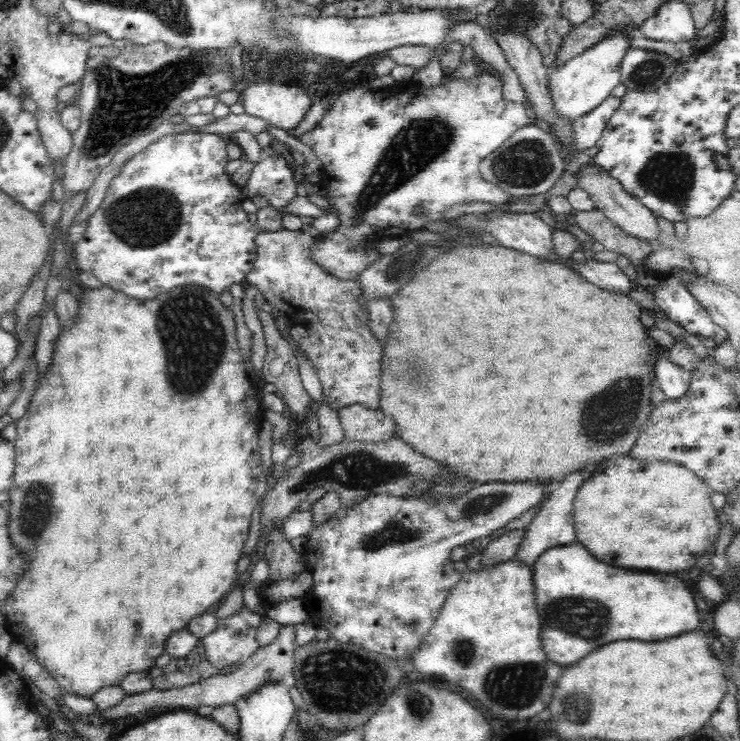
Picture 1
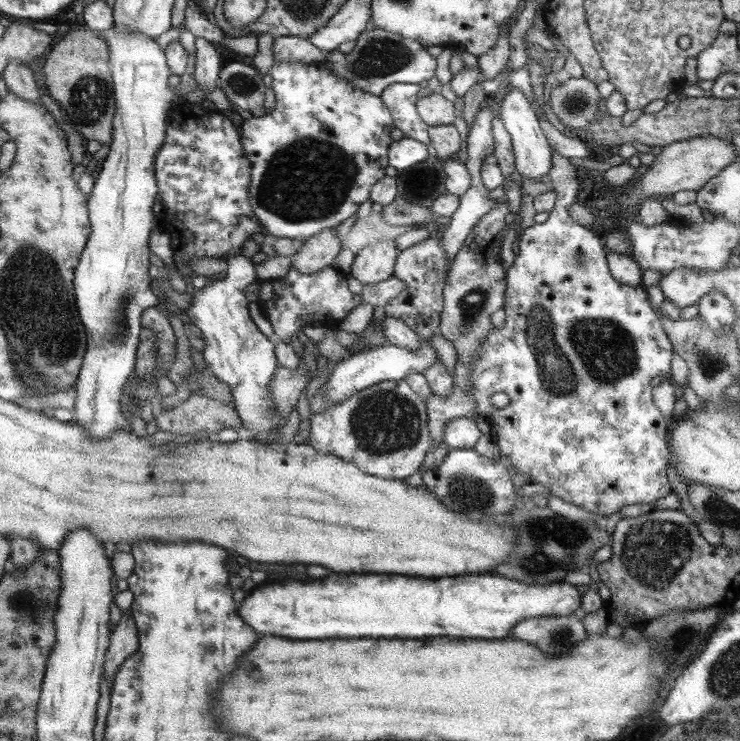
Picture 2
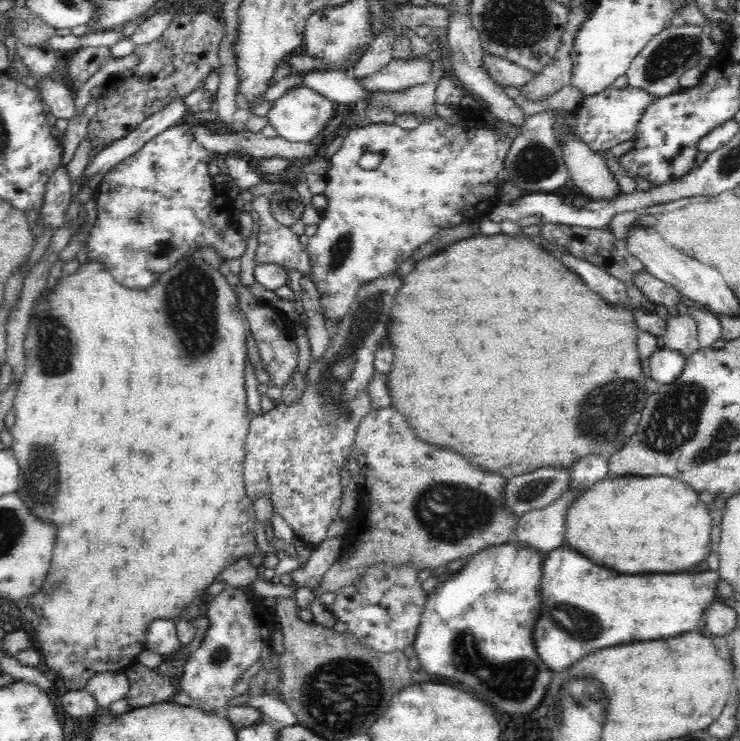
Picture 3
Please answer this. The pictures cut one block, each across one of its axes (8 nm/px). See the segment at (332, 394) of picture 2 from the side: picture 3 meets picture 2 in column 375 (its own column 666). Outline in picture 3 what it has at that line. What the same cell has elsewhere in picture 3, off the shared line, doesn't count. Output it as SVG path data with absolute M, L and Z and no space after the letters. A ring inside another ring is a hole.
M660 345L658 350L650 356L647 375L659 385L670 384L684 370L685 361L686 357L679 351Z

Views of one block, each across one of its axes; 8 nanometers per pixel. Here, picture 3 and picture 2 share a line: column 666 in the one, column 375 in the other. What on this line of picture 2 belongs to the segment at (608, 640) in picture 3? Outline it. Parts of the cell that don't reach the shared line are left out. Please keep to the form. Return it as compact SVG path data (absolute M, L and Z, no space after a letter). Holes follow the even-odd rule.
M329 574L321 580L313 580L309 584L299 582L285 582L285 584L267 584L253 590L241 604L241 616L249 620L249 628L257 628L261 634L291 638L291 640L323 640L323 638L397 638L397 639L428 639L433 637L451 637L479 640L497 640L510 636L511 626L523 618L538 616L565 616L580 607L582 590L564 581L541 584L521 584L521 581L505 580L501 576L491 574L465 574L465 576L445 576L445 578L423 578L423 594L421 594L421 578L409 578L409 576L387 576L387 574Z

